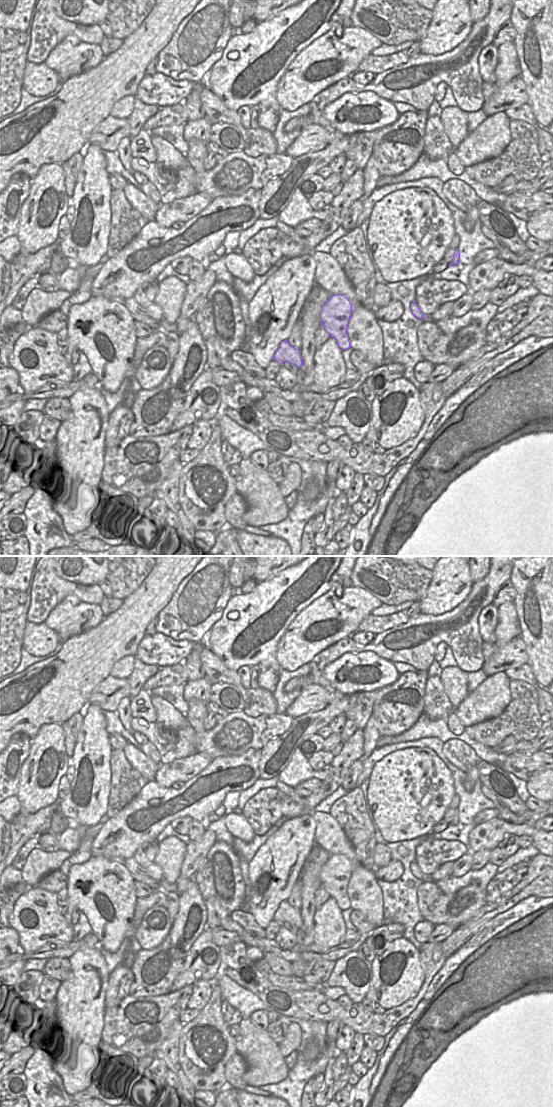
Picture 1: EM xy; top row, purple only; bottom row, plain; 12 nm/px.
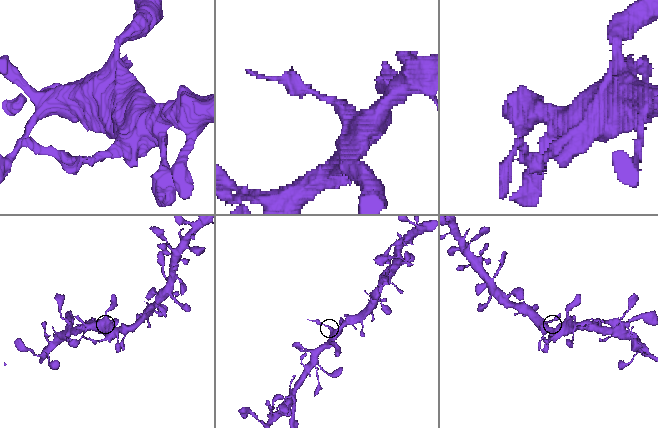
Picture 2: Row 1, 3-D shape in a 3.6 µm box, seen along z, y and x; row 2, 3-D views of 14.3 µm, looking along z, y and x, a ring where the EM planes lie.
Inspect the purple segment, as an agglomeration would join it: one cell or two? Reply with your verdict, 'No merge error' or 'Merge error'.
Merge error.

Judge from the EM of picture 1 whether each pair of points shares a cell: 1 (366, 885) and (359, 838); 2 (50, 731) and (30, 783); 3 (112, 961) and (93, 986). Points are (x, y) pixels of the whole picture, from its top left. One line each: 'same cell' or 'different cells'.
1: different cells
2: same cell
3: different cells

